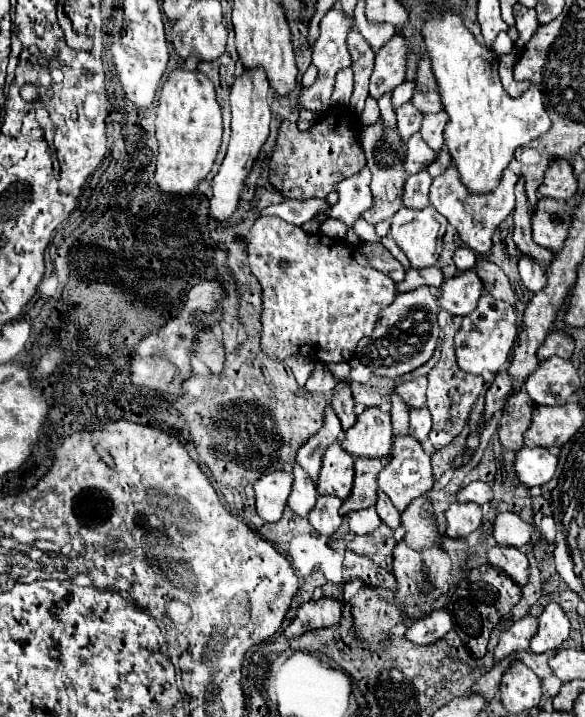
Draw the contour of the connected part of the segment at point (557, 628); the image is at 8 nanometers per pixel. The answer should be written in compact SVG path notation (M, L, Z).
M549 603L539 615L539 629L531 639L533 653L559 649L569 637L569 619L557 603Z

